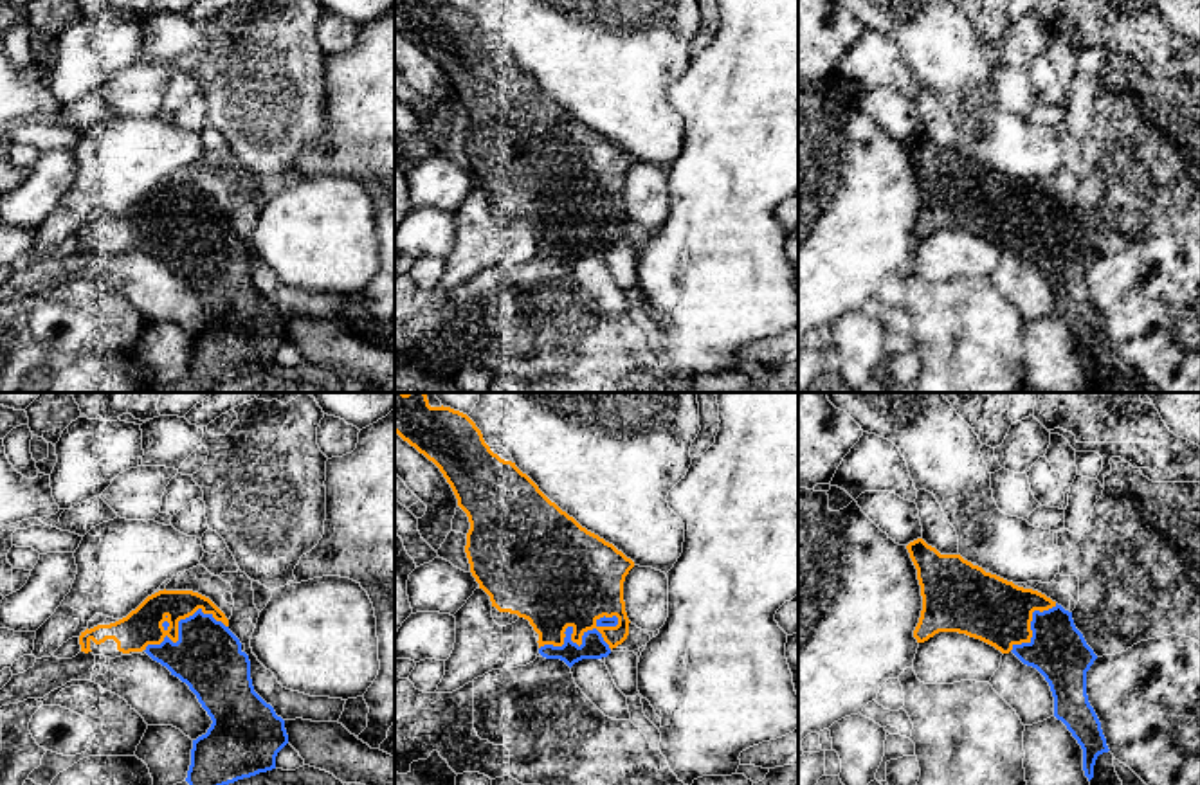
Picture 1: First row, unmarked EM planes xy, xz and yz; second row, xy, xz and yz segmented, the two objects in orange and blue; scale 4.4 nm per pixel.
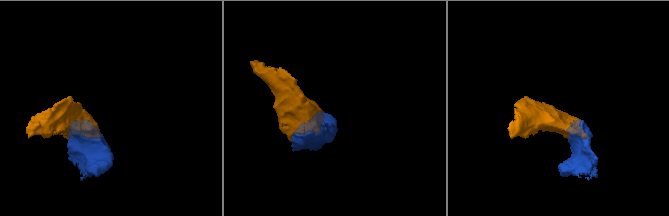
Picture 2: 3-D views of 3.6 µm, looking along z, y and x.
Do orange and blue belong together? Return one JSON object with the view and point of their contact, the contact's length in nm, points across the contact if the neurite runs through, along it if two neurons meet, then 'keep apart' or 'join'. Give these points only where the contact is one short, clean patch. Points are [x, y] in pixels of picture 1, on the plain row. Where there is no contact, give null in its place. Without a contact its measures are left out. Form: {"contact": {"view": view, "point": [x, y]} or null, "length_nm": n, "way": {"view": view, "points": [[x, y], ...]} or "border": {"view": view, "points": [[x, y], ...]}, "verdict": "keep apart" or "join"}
{"contact": {"view": "xz", "point": [572, 236]}, "length_nm": 380, "verdict": "join"}

